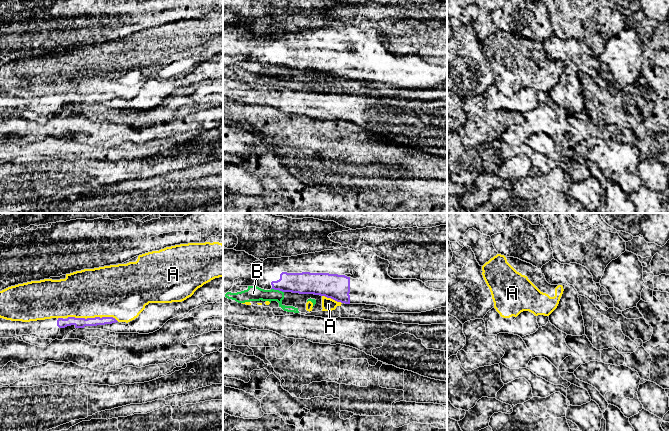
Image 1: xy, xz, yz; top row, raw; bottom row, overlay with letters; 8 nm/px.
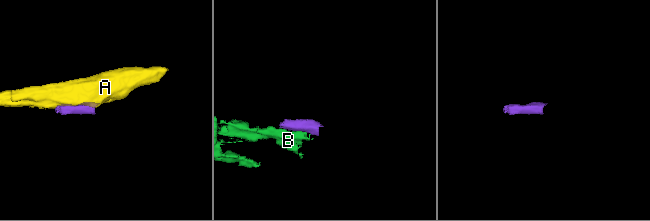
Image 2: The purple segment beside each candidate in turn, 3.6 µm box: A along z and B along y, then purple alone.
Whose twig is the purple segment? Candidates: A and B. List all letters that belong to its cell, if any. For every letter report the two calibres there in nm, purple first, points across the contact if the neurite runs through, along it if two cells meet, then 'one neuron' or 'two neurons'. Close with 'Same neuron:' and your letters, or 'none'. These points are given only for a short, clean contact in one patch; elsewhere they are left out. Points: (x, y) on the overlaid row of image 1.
A: calibres 80 and 400 nm; two neurons
B: calibres 180 and 120 nm; border xz (271, 288), (283, 292); two neurons
Same neuron: none

